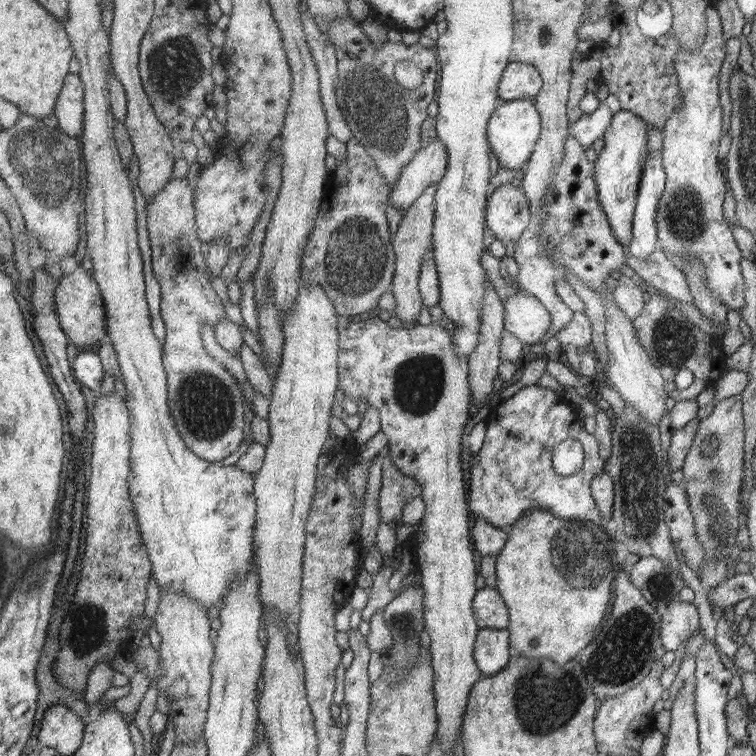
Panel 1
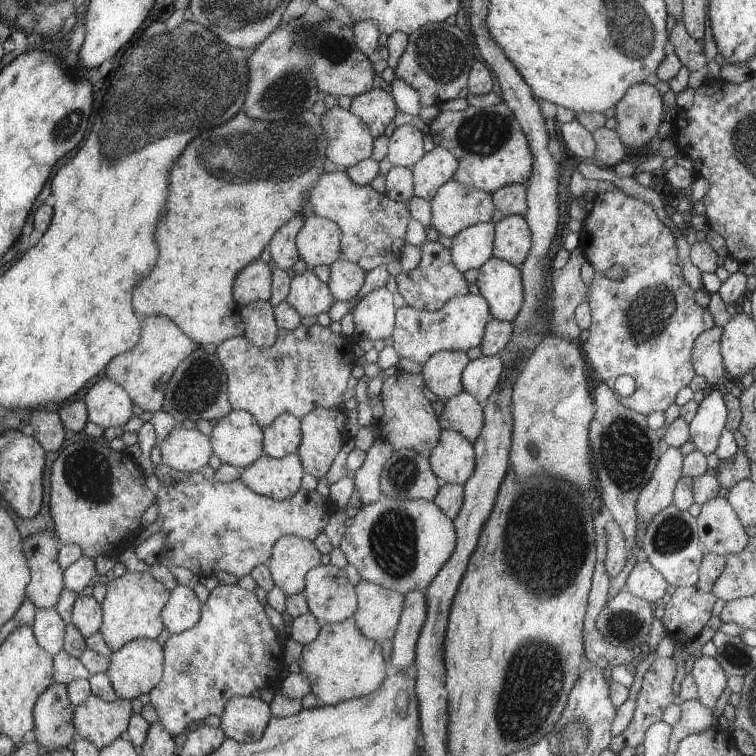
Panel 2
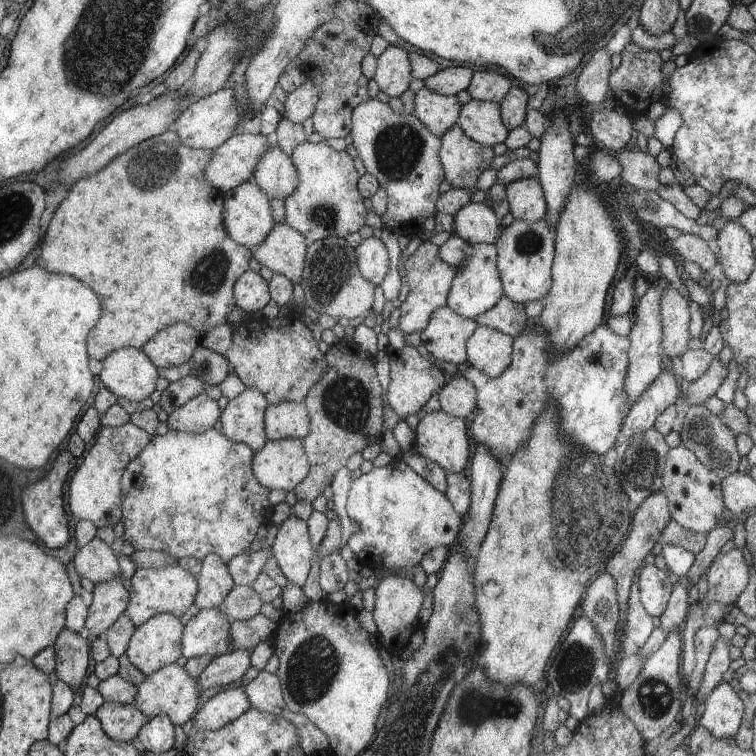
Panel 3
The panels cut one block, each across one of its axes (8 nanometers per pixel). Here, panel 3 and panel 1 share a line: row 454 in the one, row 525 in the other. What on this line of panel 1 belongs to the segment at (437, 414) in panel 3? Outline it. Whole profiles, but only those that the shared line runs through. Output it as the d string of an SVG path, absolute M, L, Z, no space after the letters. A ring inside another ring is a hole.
M340 315L339 329L340 329L340 390L344 392L344 396L349 396L352 400L358 402L358 400L364 400L368 406L375 408L380 415L381 430L383 434L389 440L390 453L389 455L393 458L393 465L406 476L415 478L420 481L423 486L423 491L420 496L425 500L426 508L424 516L420 522L419 527L421 530L414 539L414 546L416 546L416 573L422 581L422 588L424 590L424 607L423 614L426 618L426 634L431 639L431 660L432 667L435 669L435 697L437 700L436 711L439 713L439 744L442 744L443 751L447 754L453 752L453 746L457 736L460 735L460 730L462 727L463 715L466 714L466 708L468 700L470 699L470 694L474 684L482 676L480 672L479 665L474 662L475 654L474 640L476 639L476 634L478 632L478 622L474 620L475 612L472 612L472 598L476 596L476 584L474 584L474 578L478 574L478 564L474 562L474 545L470 542L470 512L468 512L468 505L466 504L466 490L464 490L464 472L462 472L462 462L460 462L460 449L462 446L463 439L463 428L464 424L468 422L468 406L470 406L470 369L468 362L468 357L460 357L458 351L456 351L454 343L454 332L447 332L446 329L440 327L439 321L432 322L430 325L422 325L419 323L412 326L411 328L391 328L386 321L382 321L380 317L375 317L374 319L364 320L353 320L353 316Z

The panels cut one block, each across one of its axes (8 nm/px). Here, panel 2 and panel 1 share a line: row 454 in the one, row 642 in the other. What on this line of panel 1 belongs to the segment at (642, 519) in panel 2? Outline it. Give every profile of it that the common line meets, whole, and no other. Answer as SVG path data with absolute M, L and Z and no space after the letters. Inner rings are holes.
M680 598L668 604L663 615L663 643L665 652L678 650L678 646L686 641L697 629L699 629L699 613L693 604L680 601Z

